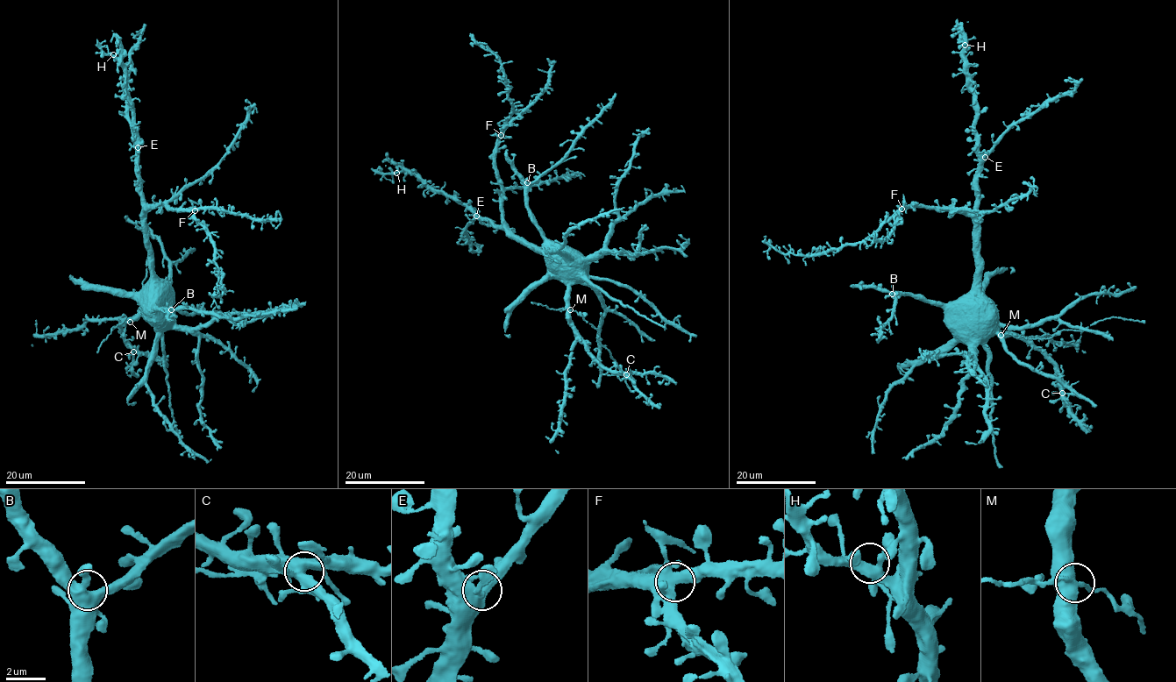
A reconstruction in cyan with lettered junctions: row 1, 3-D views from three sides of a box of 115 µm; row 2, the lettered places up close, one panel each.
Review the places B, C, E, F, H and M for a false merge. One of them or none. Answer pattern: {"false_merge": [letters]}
{"false_merge": []}

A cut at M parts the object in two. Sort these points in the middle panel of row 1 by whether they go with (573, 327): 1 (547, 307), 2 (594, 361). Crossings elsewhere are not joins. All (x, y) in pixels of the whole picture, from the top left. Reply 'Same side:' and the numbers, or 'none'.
Same side: 2

